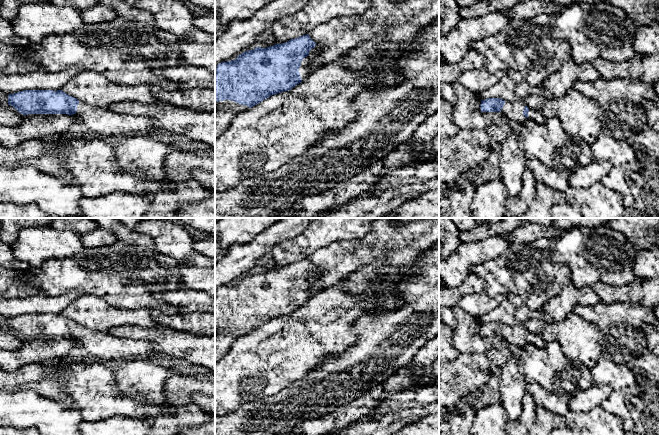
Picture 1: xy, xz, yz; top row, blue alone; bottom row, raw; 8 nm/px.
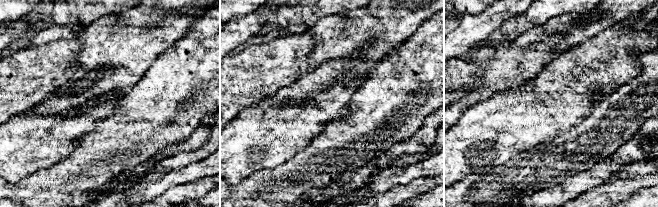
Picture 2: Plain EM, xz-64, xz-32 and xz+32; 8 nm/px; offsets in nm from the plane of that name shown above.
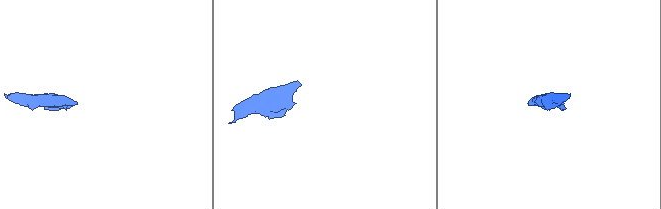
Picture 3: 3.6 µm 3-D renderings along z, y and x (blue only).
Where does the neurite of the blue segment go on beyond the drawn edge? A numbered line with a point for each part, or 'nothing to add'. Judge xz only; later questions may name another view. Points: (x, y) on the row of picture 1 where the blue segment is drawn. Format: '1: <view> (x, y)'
1: xz (307, 67)
2: xz (225, 111)

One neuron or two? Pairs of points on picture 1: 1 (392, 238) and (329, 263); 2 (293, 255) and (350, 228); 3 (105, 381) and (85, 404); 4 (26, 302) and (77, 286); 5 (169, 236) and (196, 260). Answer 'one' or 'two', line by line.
1: one
2: one
3: one
4: two
5: one

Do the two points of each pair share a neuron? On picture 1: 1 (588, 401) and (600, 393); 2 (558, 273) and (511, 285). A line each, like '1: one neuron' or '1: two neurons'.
1: one neuron
2: one neuron

